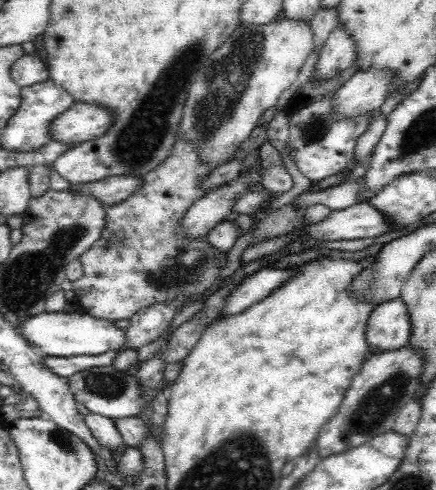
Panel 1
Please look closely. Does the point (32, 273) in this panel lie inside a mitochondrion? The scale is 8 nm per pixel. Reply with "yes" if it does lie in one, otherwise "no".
yes

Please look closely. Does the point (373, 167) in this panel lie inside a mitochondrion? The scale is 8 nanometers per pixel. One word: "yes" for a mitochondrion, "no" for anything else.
no

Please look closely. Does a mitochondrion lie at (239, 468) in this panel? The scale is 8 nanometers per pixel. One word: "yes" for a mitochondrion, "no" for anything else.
yes

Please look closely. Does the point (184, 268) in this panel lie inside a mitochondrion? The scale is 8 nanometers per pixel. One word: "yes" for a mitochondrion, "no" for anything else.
yes

